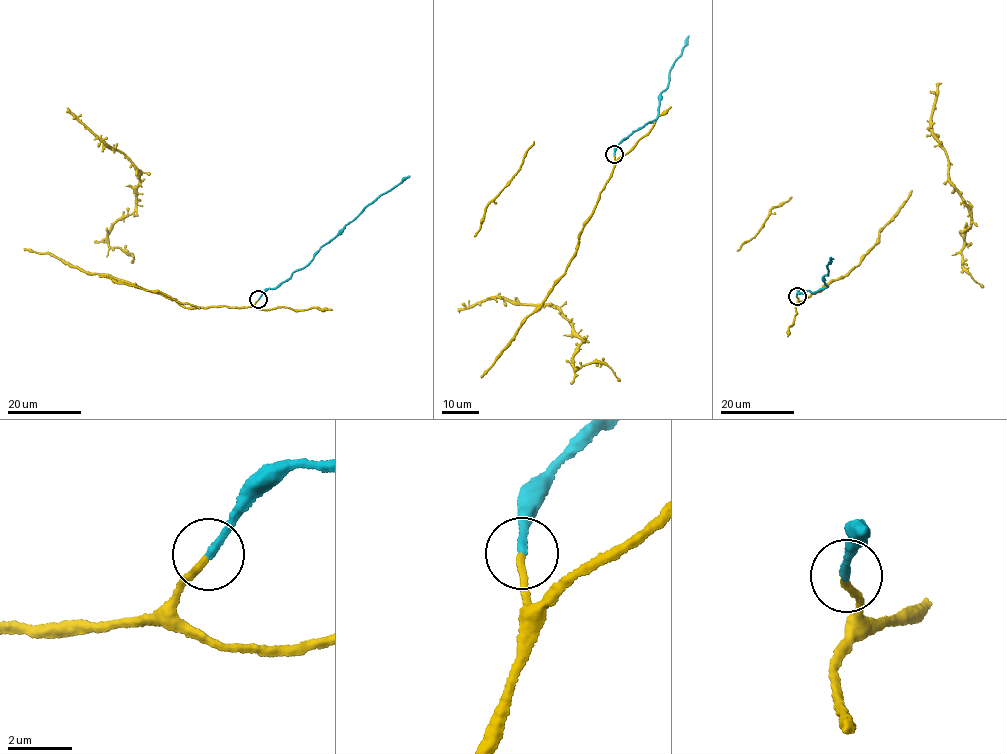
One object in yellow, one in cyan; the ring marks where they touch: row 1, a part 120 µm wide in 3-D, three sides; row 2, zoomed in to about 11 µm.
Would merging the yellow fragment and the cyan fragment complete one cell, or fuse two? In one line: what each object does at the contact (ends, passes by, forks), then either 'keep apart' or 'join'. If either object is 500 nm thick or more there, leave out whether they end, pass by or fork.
yellow ends; cyan ends; join

